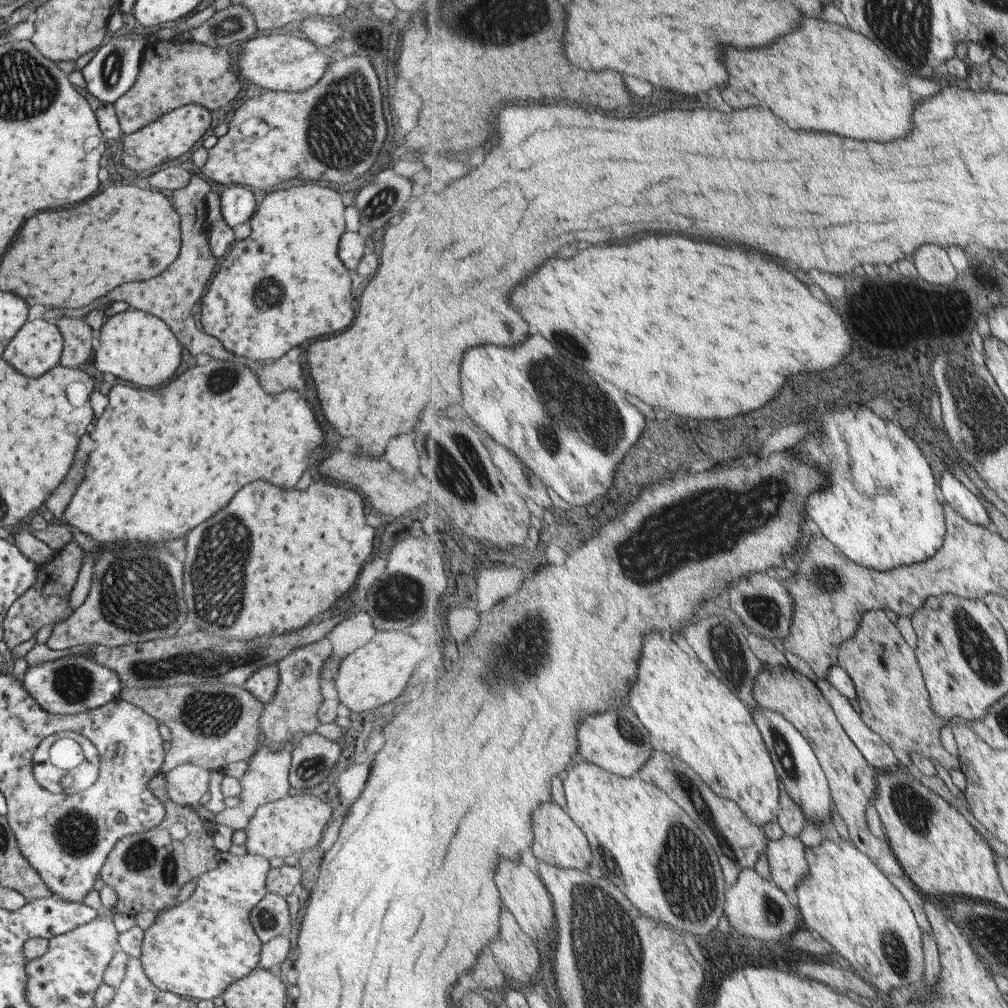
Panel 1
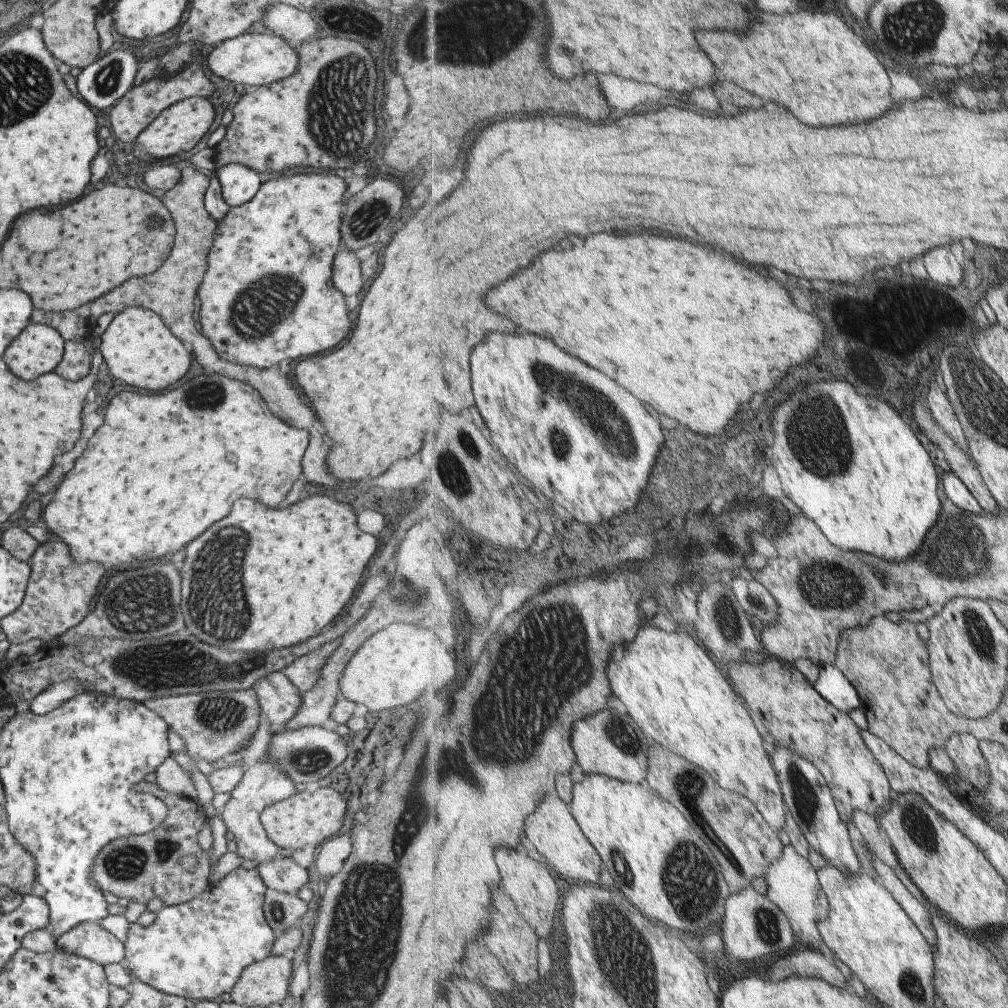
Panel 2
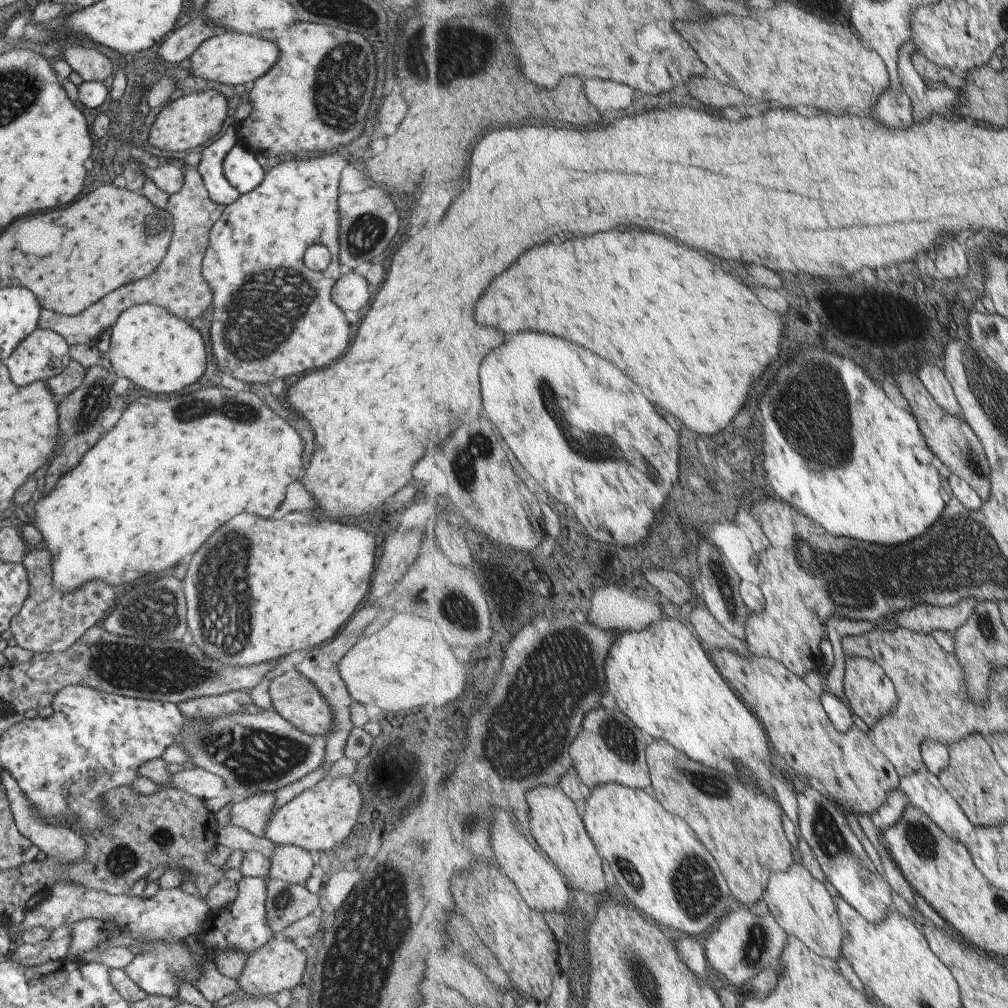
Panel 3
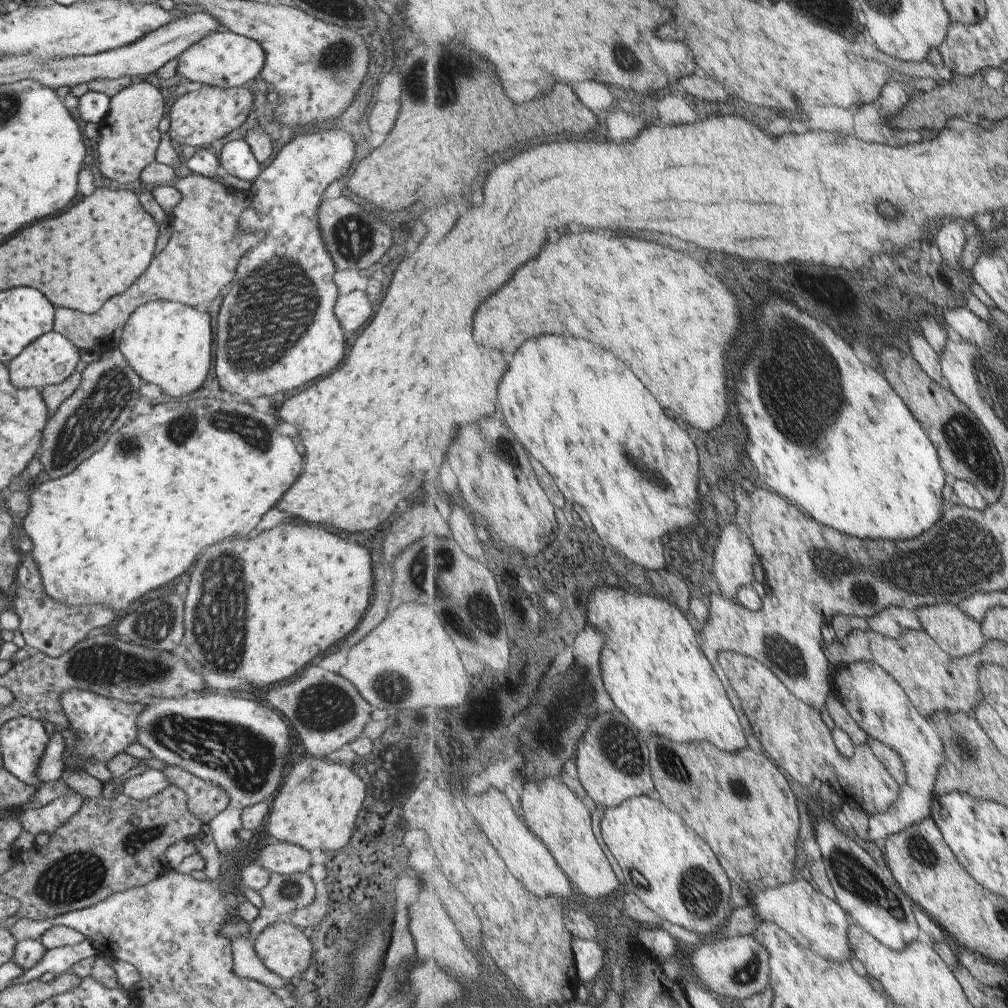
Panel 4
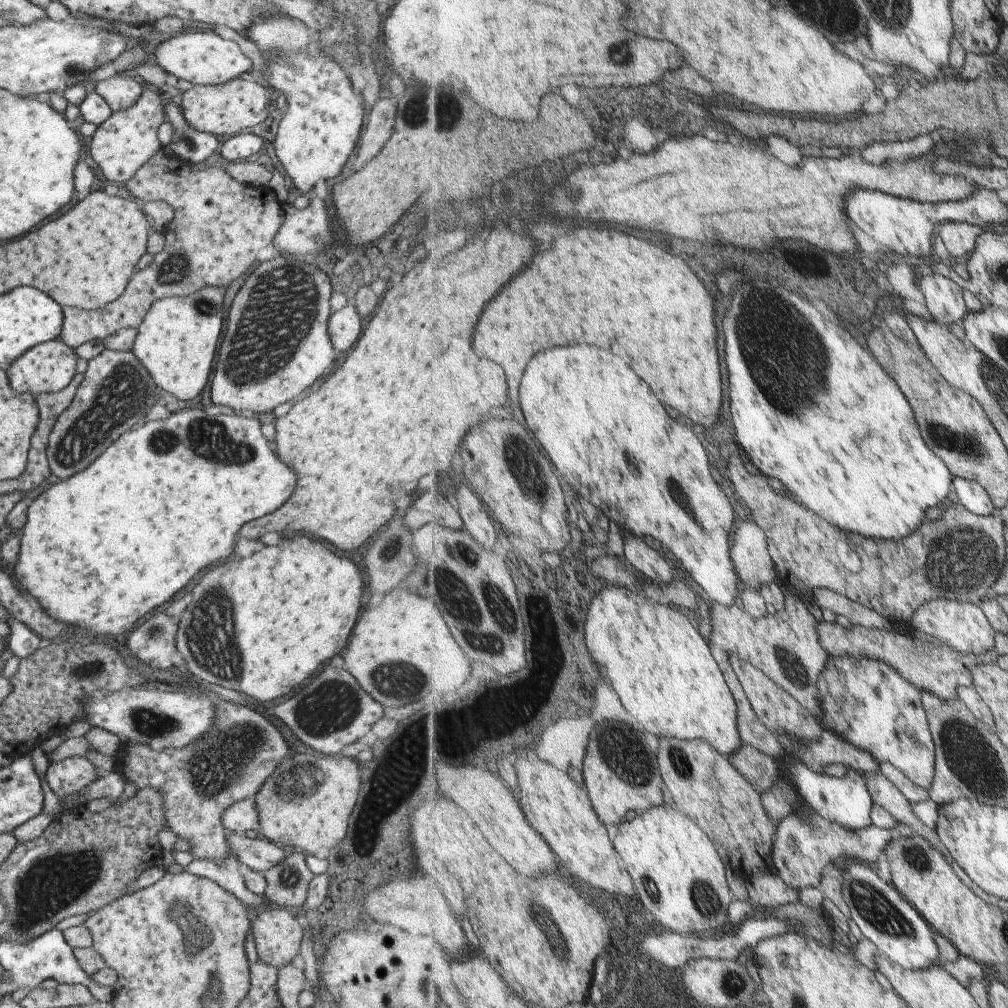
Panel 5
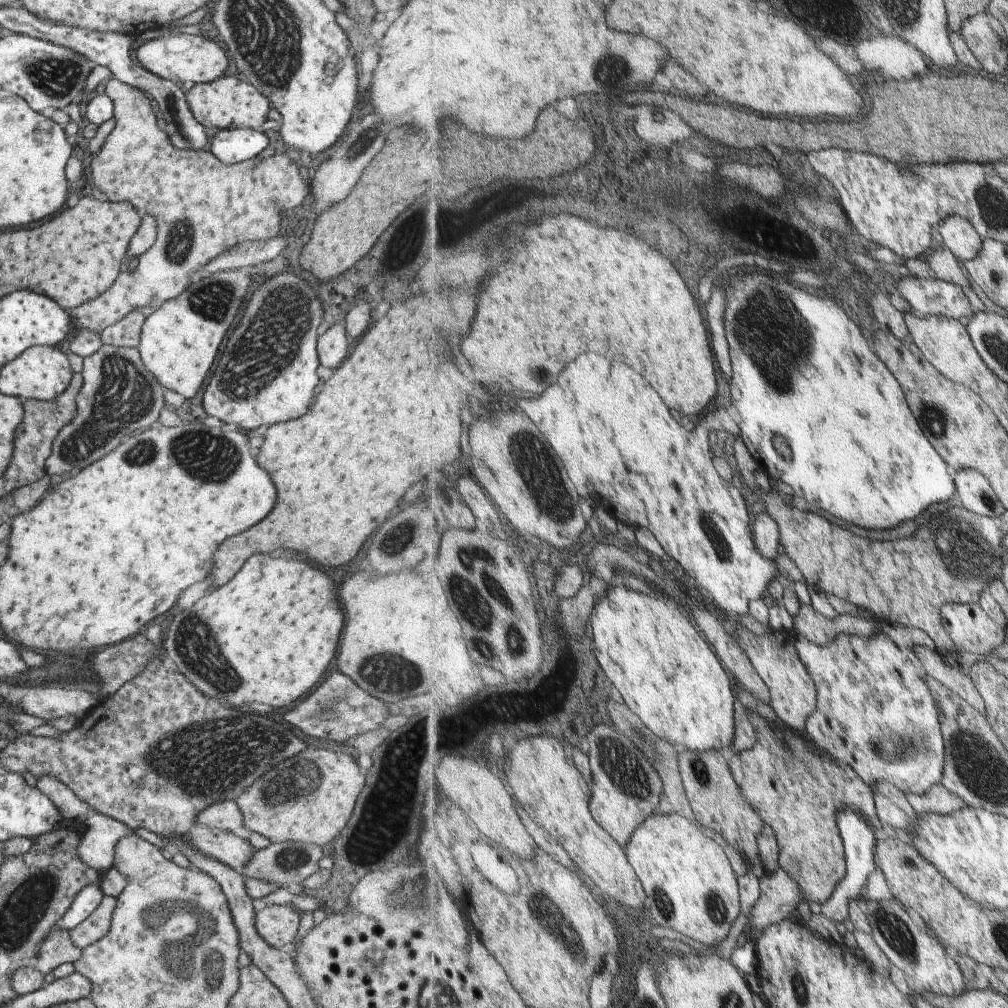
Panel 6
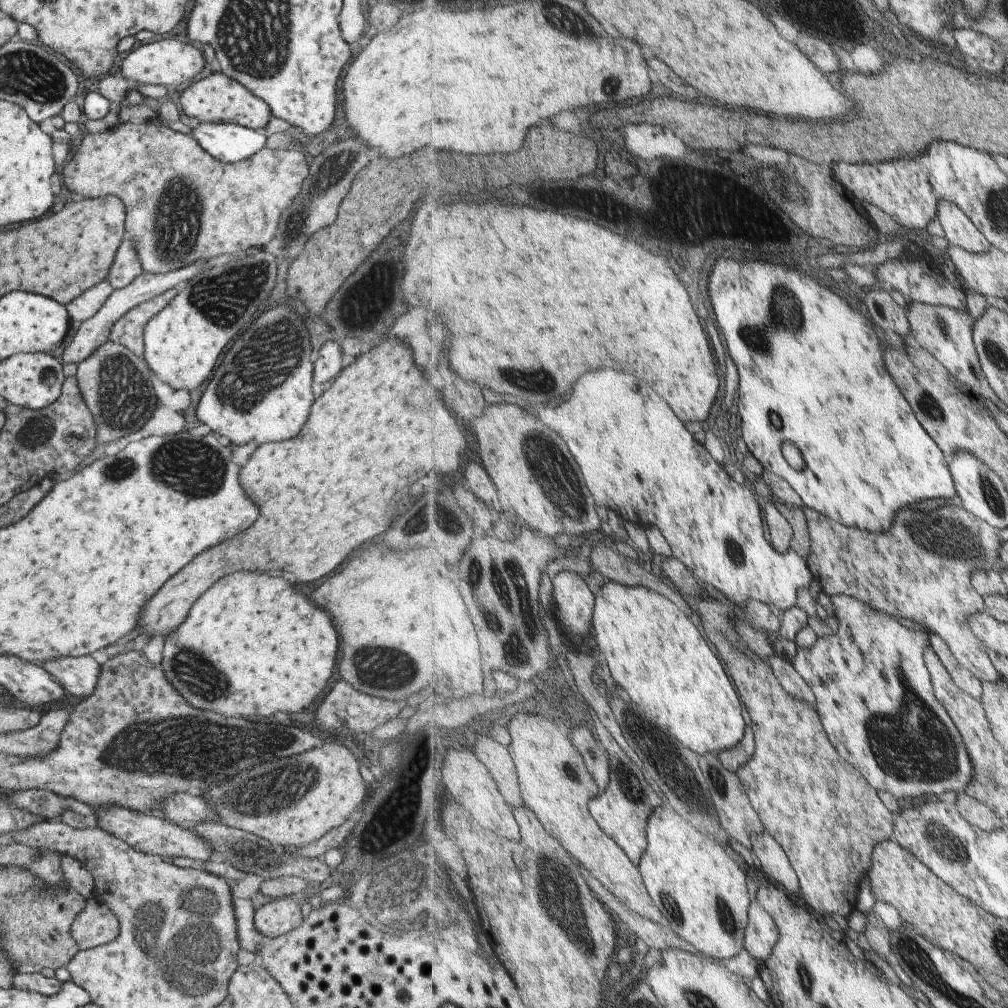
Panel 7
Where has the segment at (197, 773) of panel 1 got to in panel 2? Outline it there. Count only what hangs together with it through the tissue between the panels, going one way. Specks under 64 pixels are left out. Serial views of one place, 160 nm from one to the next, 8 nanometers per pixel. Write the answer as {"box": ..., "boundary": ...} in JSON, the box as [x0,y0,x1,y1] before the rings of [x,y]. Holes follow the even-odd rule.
{"box":[150,757,197,803],"boundary":[[[168,757],[163,760],[150,777],[150,781],[157,784],[167,794],[185,796],[197,803],[197,794],[189,772],[183,770],[175,760]]]}

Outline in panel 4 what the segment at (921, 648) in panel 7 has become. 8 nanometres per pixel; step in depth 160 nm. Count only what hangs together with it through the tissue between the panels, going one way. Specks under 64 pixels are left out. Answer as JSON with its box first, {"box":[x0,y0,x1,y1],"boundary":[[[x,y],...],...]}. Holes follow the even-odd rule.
{"box":[832,661,946,842],"boundary":[[[871,661],[853,662],[847,666],[841,666],[837,670],[835,681],[832,682],[832,693],[837,693],[838,699],[845,705],[850,715],[860,727],[867,732],[871,739],[881,741],[889,748],[892,748],[903,759],[908,772],[908,783],[900,786],[900,797],[885,812],[870,815],[870,829],[868,842],[879,842],[887,840],[905,830],[907,827],[915,826],[923,819],[932,816],[932,801],[939,771],[946,762],[946,749],[942,737],[933,725],[929,717],[916,707],[910,699],[903,685],[880,664]]]}

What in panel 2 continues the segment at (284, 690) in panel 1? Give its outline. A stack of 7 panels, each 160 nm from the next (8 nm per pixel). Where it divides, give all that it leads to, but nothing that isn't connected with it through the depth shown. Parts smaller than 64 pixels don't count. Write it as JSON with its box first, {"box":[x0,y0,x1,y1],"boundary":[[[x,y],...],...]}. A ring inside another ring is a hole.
{"box":[283,637,341,693],"boundary":[[[341,637],[333,639],[316,650],[295,658],[291,664],[283,668],[283,676],[299,690],[300,693],[307,692],[313,688],[315,680],[319,678],[319,670],[331,656],[331,652],[340,644]]]}

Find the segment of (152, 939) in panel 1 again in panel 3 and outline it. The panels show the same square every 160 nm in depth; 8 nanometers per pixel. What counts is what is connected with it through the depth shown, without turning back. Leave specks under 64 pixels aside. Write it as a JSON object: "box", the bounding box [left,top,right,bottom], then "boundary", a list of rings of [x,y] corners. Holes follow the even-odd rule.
{"box":[122,876,274,998],"boundary":[[[259,876],[242,877],[237,882],[237,893],[234,900],[226,904],[225,906],[210,910],[209,916],[207,916],[207,922],[201,926],[201,932],[193,932],[191,935],[195,935],[197,943],[202,947],[204,954],[208,960],[212,962],[215,968],[215,956],[221,954],[221,952],[237,952],[241,950],[241,956],[246,959],[251,956],[257,948],[263,948],[265,942],[269,942],[274,937],[273,930],[267,926],[264,916],[264,903],[266,900],[266,879],[259,878]],[[137,936],[133,942],[133,946],[139,949],[139,953],[131,956],[131,962],[122,970],[127,977],[147,995],[159,995],[167,998],[177,998],[178,982],[183,981],[187,984],[195,986],[196,981],[201,975],[201,965],[195,961],[190,948],[185,941],[187,936],[159,938],[159,940],[143,940],[141,936]]]}

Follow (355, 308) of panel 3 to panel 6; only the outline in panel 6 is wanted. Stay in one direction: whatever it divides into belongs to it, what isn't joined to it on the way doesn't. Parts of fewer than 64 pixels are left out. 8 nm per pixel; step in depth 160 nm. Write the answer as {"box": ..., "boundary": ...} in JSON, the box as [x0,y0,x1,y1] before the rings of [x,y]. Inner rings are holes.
{"box":[317,322,349,368],"boundary":[[[343,322],[335,323],[327,330],[325,329],[325,332],[317,340],[317,356],[319,356],[321,366],[335,368],[339,364],[339,360],[345,358],[349,340]]]}

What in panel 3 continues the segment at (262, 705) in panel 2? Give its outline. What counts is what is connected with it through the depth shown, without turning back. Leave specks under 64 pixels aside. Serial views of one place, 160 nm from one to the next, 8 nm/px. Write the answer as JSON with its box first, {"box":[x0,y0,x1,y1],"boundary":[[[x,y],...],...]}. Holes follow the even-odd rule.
{"box":[267,669,333,737],"boundary":[[[295,669],[287,670],[280,676],[269,678],[267,693],[274,712],[277,712],[283,720],[287,720],[296,730],[301,730],[301,732],[311,734],[311,736],[319,734],[323,737],[327,732],[331,732],[333,714],[331,714],[327,700],[319,694],[319,690],[305,676],[295,672]]]}

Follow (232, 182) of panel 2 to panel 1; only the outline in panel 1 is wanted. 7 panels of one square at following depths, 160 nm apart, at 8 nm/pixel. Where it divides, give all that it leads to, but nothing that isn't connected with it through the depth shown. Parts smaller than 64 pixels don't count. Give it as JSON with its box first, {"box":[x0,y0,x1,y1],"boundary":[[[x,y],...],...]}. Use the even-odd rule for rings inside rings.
{"box":[219,185,255,227],"boundary":[[[231,185],[219,195],[223,220],[231,227],[243,224],[255,208],[253,194],[243,185]]]}

